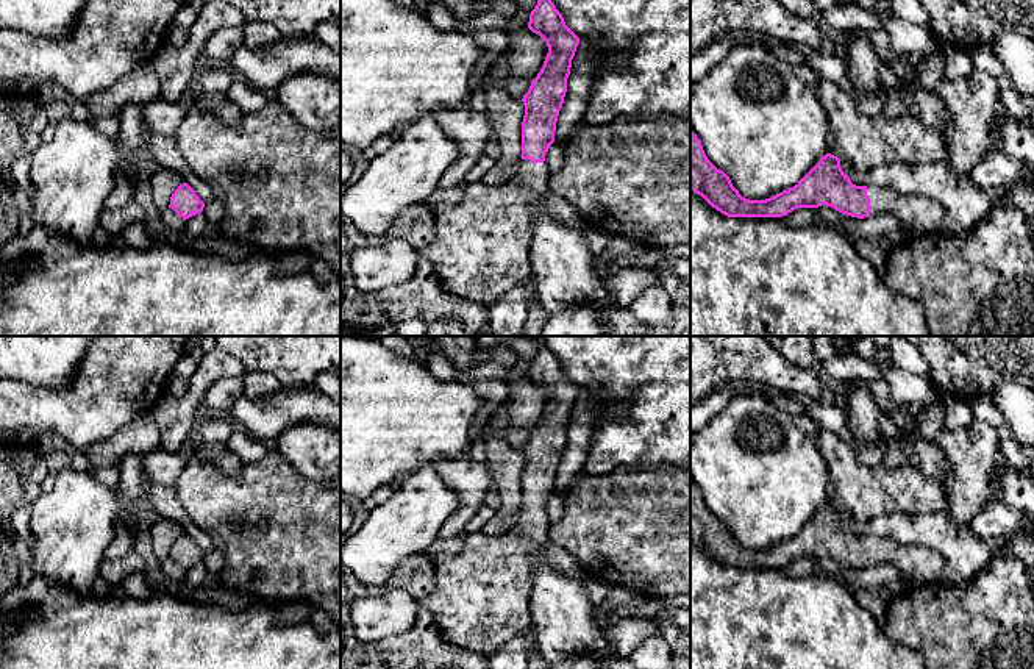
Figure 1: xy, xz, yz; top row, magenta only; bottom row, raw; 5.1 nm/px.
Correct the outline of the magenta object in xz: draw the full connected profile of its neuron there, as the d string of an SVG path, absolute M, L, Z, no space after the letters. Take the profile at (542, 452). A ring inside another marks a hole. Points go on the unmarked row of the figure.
M544 344L528 378L547 392L548 403L522 449L520 517L506 535L465 535L462 552L436 564L434 589L420 600L431 611L440 641L483 656L531 627L529 597L539 552L561 574L589 577L575 555L550 541L545 513L579 388Z

